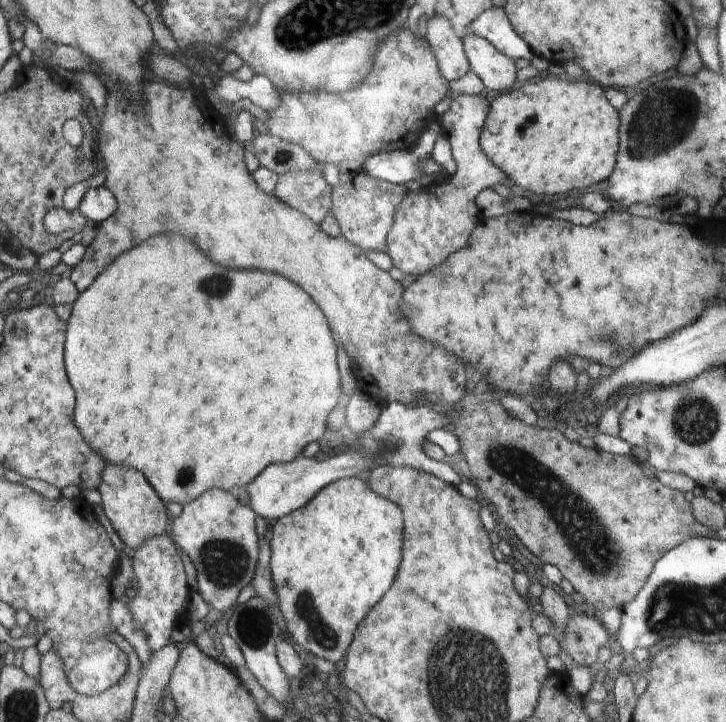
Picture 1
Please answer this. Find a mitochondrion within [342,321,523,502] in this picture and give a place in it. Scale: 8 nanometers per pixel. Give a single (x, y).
(386, 449)

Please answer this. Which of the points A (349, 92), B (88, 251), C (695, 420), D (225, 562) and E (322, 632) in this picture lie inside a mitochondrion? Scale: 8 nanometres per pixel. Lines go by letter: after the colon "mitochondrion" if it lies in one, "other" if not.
A: other
B: other
C: mitochondrion
D: mitochondrion
E: mitochondrion

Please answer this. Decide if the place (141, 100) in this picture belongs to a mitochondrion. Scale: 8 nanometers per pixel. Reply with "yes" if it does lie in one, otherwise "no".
no

